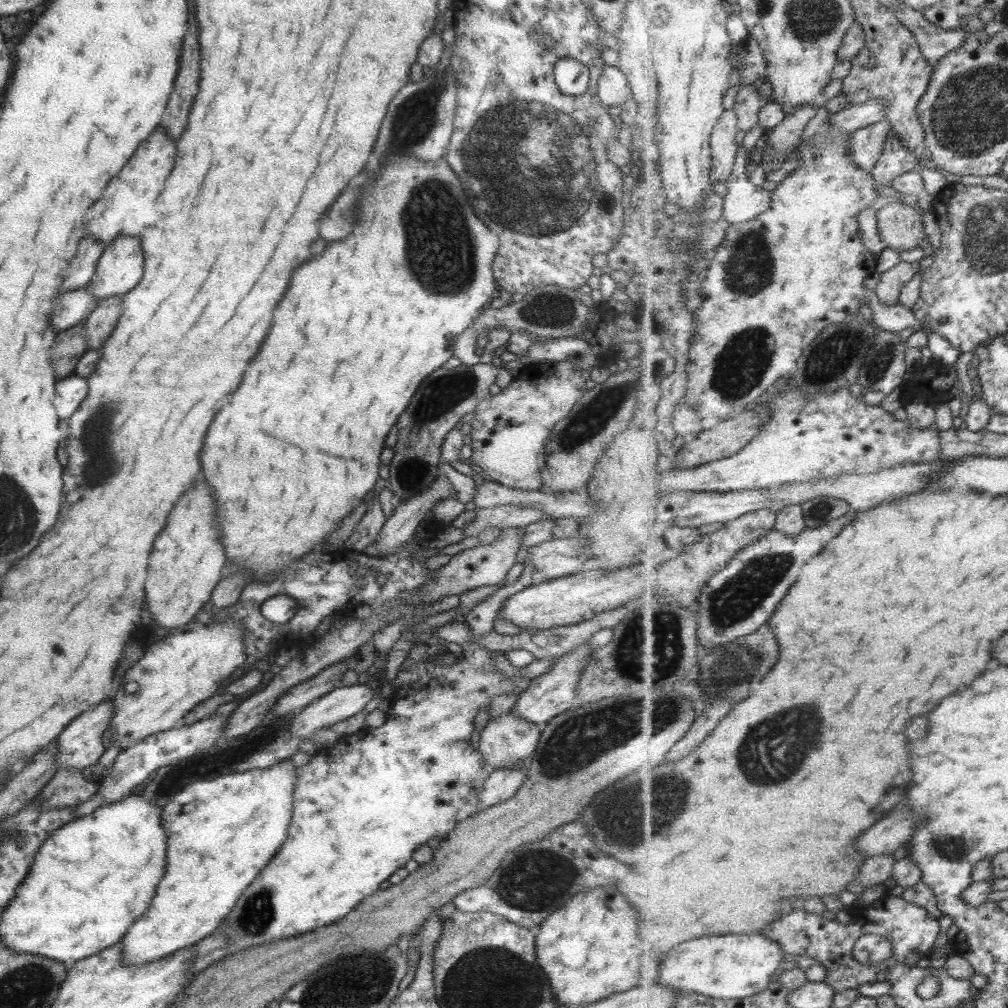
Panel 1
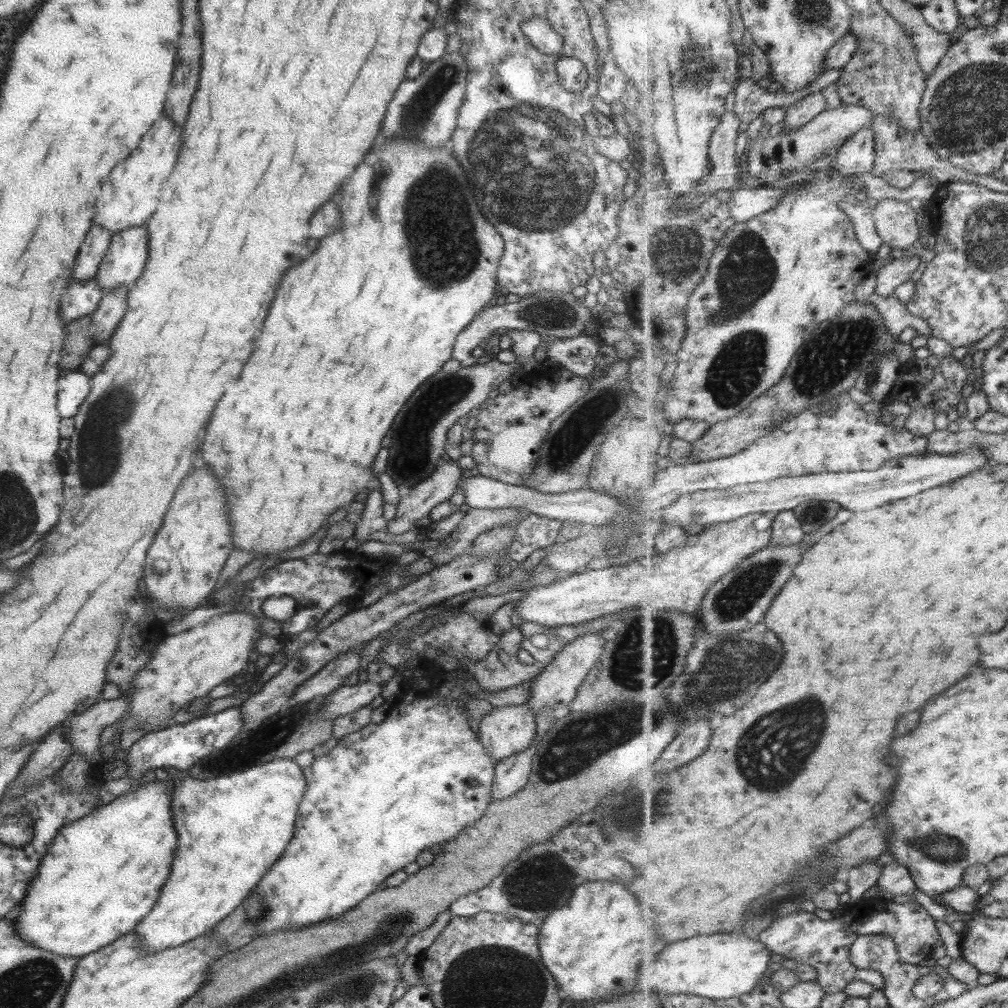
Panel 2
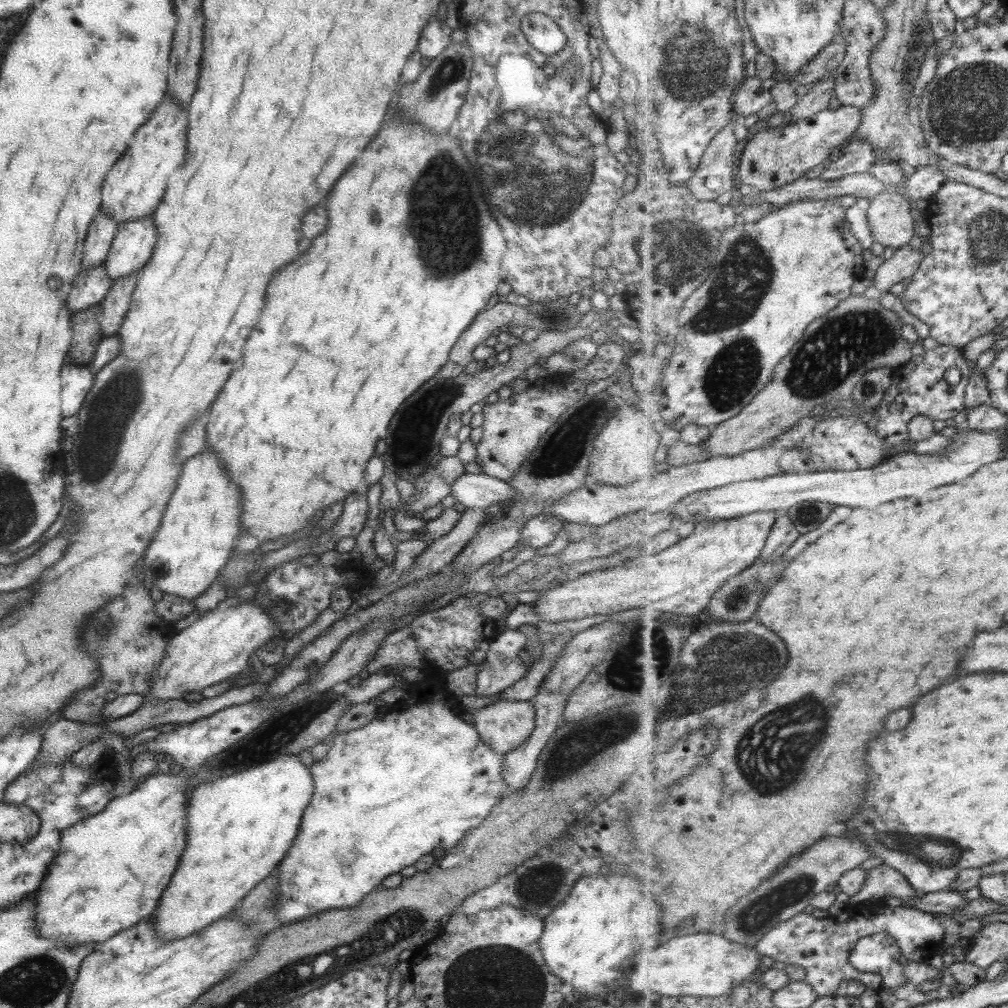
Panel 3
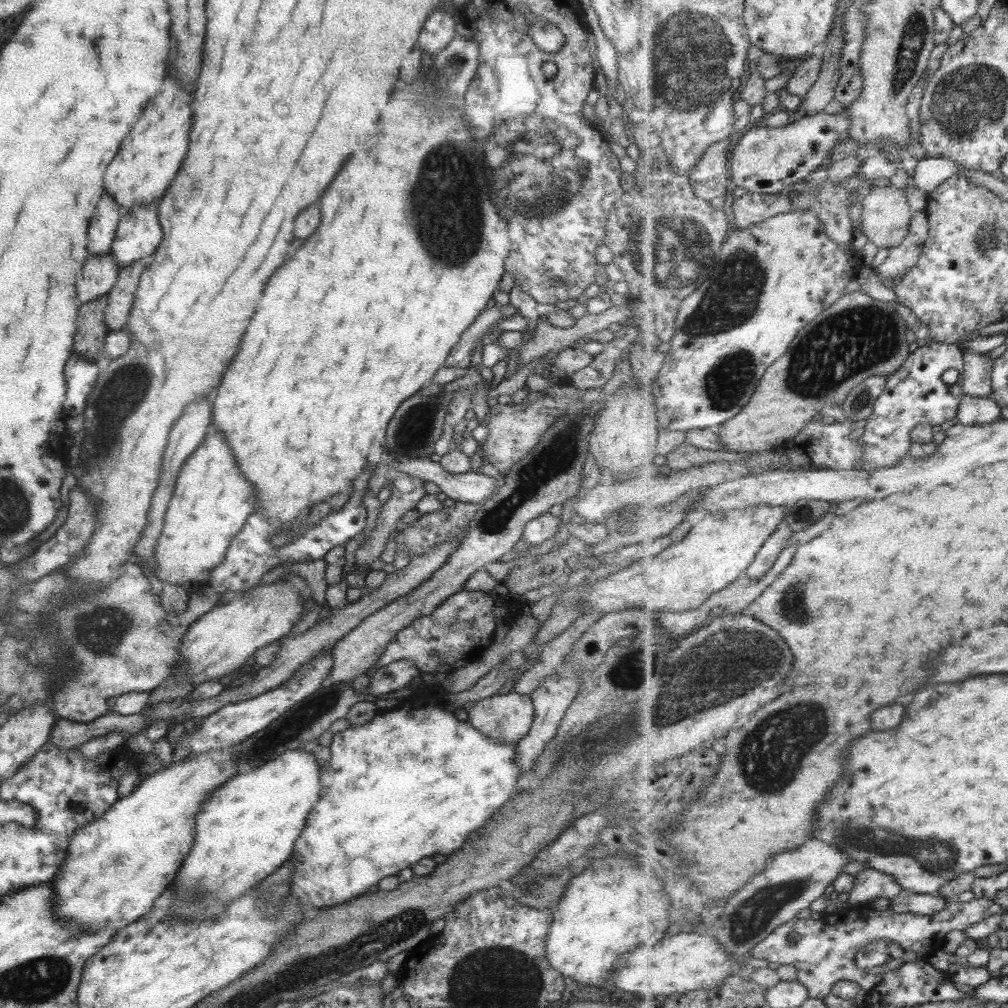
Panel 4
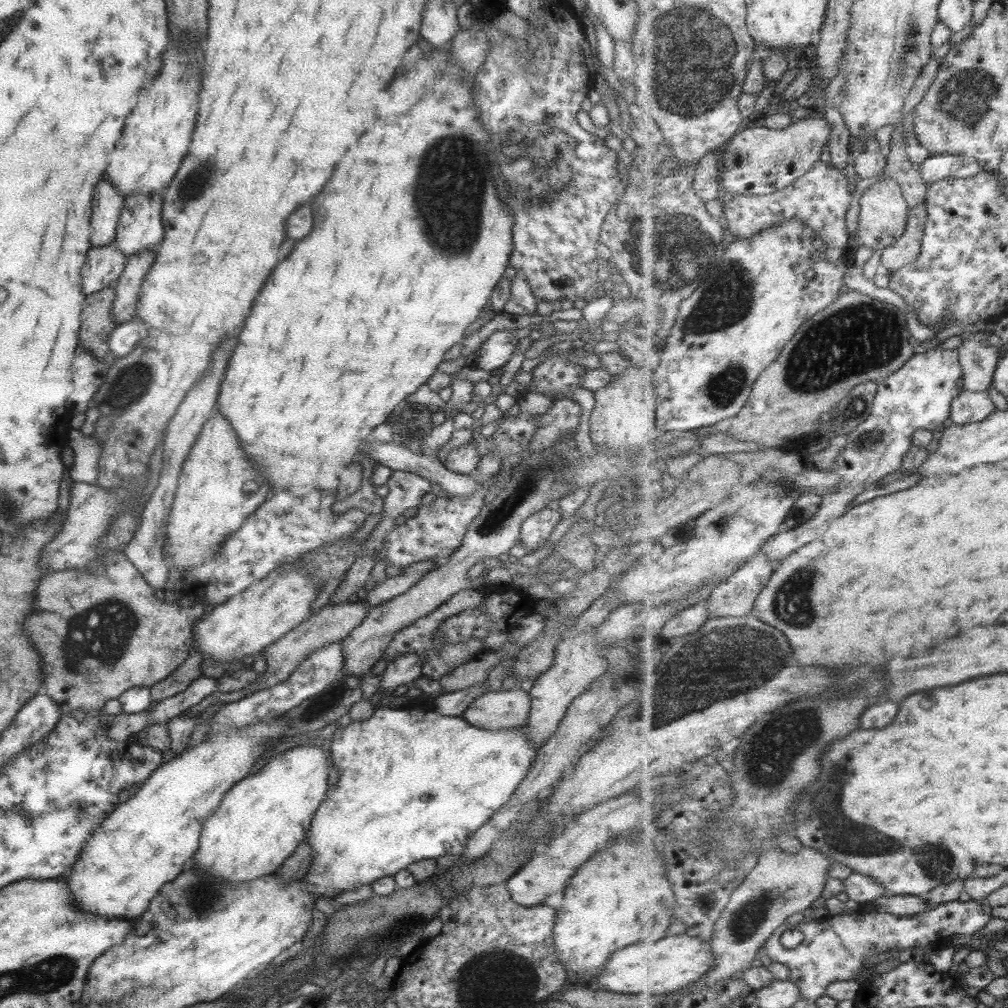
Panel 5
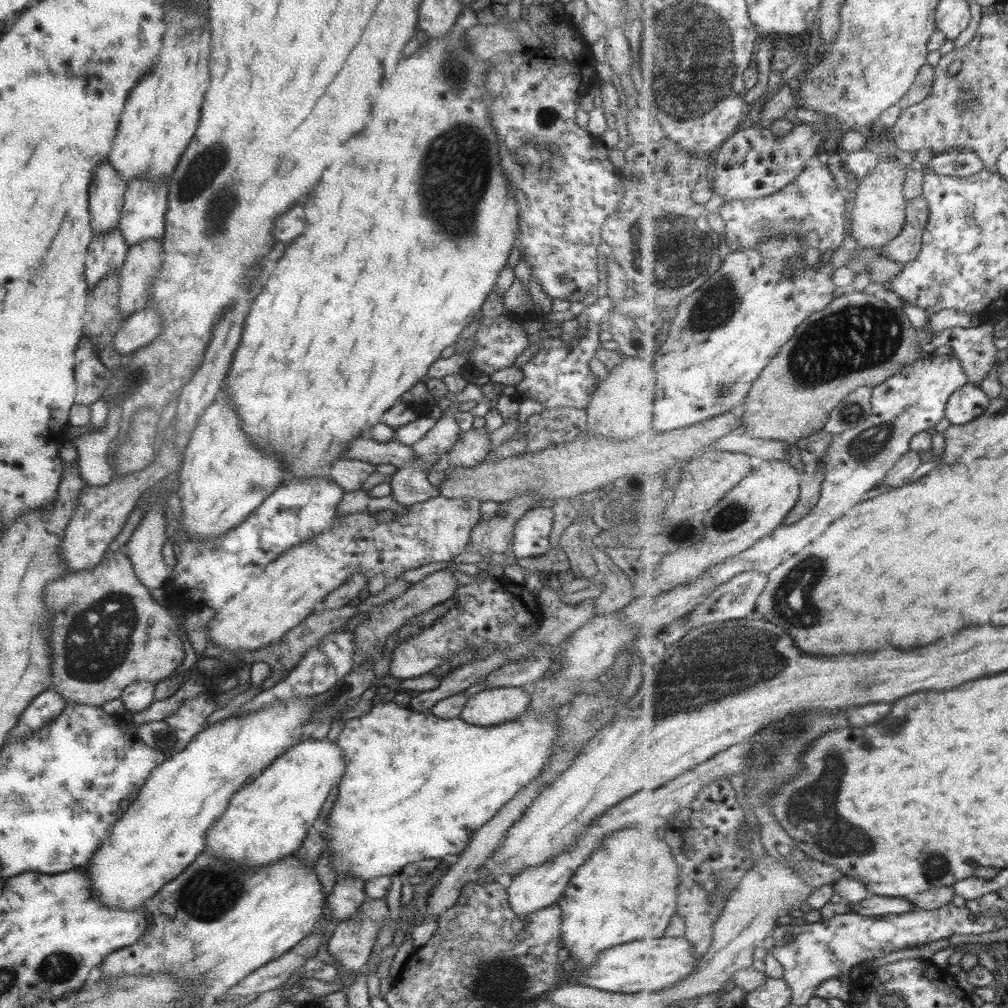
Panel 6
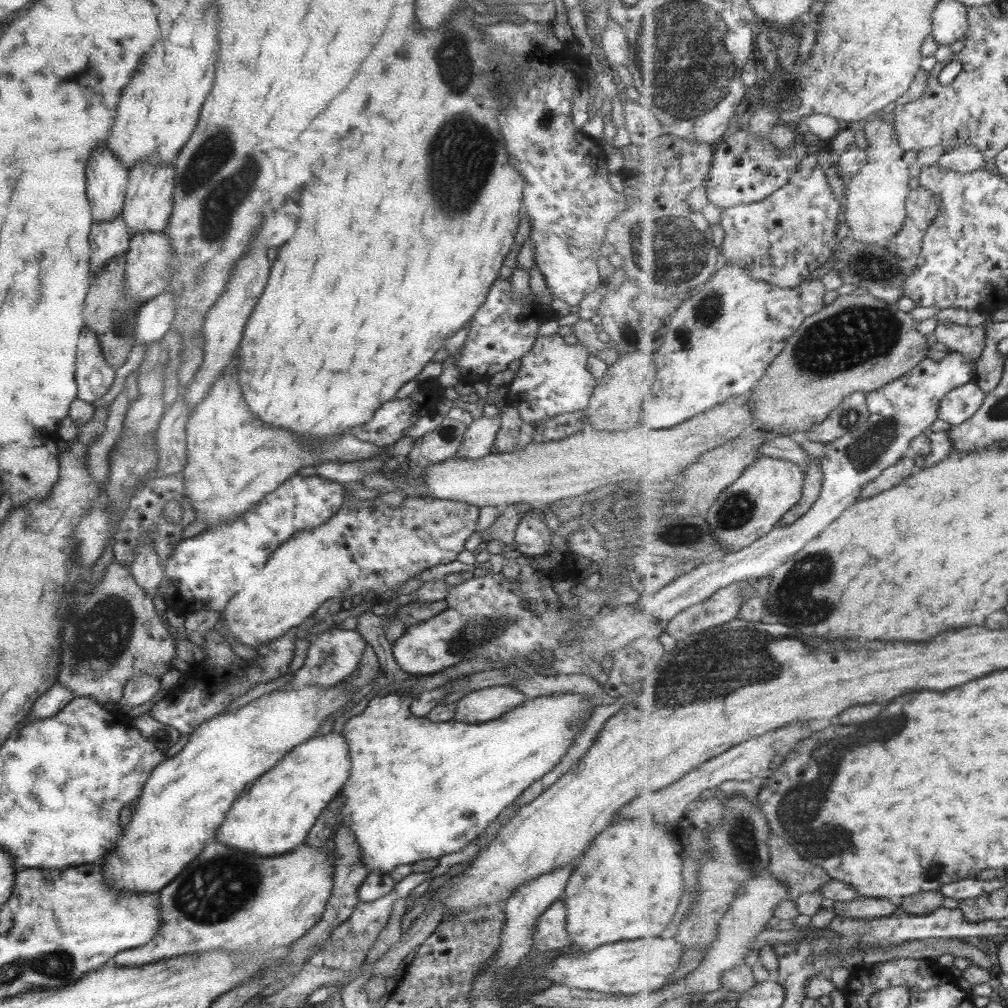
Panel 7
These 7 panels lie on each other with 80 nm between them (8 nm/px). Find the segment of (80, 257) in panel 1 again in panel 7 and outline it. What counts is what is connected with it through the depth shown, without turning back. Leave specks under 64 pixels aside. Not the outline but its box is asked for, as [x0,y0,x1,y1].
[85,145,128,221]

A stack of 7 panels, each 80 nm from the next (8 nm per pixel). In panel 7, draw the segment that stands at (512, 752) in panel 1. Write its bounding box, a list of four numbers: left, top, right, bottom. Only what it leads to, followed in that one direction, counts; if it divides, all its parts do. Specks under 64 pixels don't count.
[452,685,523,724]

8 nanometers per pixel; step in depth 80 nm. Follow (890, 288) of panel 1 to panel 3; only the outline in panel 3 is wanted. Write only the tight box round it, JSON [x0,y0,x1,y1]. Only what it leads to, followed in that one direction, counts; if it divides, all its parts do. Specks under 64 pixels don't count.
[873,245,927,293]

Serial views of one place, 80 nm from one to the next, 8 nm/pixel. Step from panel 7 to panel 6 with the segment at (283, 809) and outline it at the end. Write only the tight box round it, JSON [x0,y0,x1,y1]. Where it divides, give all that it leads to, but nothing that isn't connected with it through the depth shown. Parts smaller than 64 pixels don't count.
[203,737,344,868]

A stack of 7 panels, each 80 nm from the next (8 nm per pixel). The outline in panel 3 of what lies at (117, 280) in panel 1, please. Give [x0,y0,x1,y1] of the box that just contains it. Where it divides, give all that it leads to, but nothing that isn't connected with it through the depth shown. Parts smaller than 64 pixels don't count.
[104,215,158,282]

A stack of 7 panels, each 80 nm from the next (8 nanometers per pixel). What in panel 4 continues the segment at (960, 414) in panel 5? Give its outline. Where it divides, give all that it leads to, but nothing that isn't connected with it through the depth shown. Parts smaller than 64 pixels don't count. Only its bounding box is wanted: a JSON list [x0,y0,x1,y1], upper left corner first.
[956,395,1003,425]

